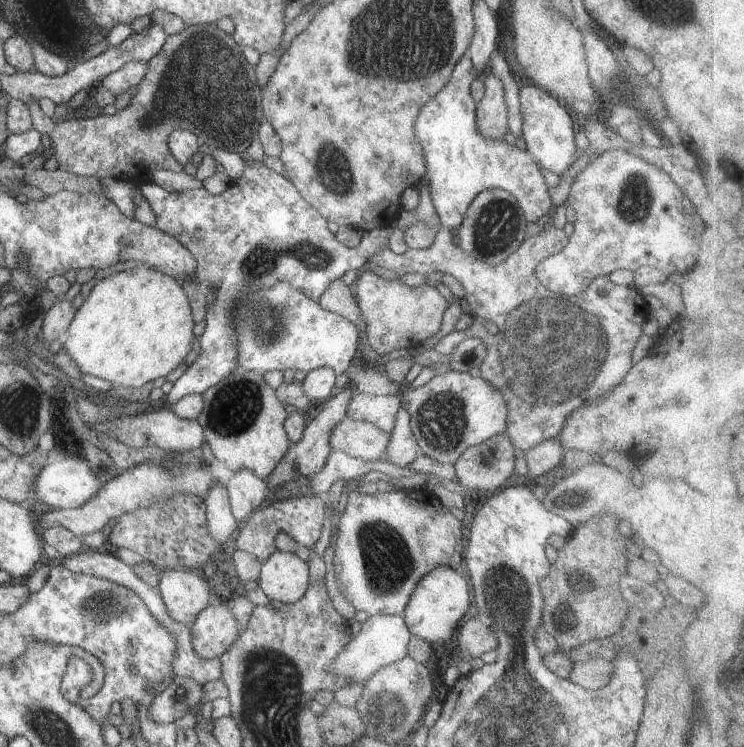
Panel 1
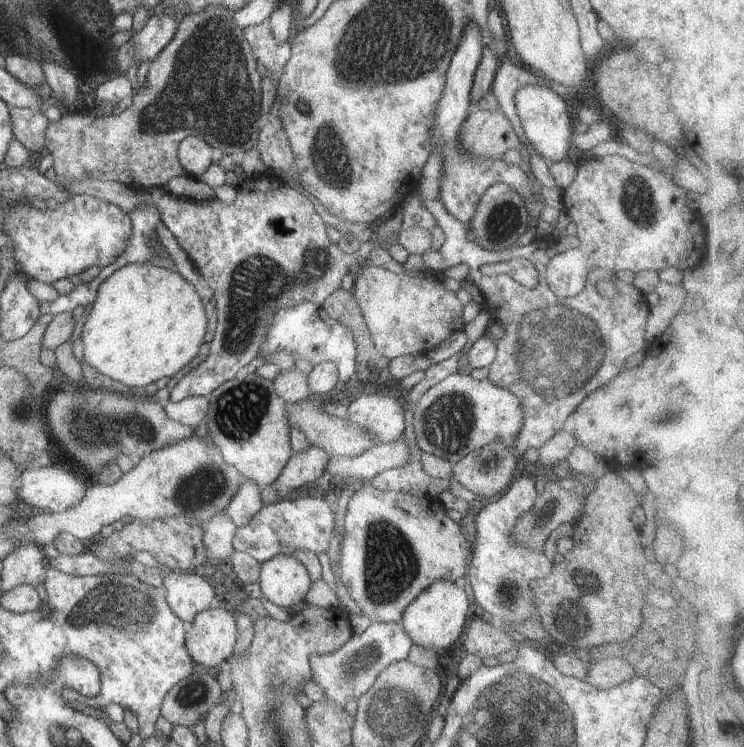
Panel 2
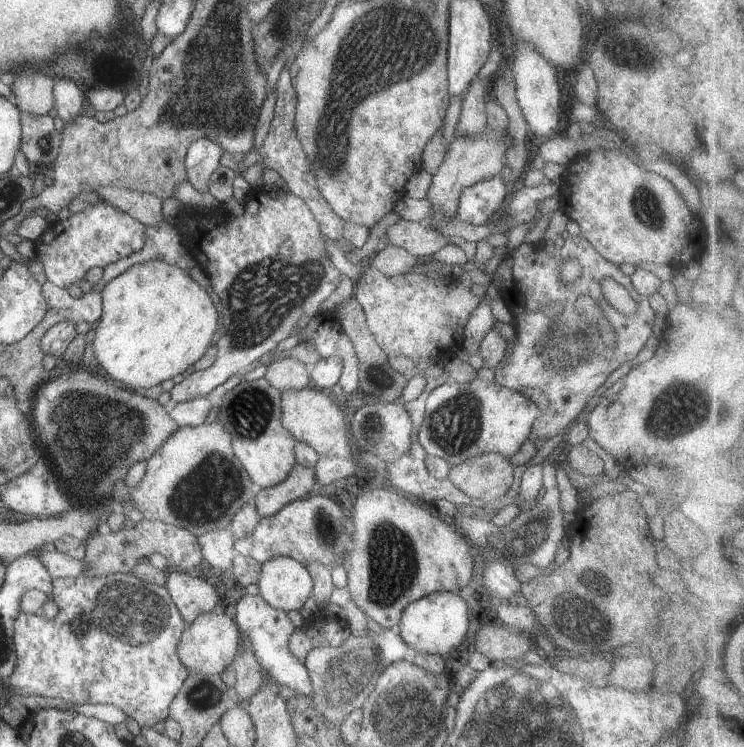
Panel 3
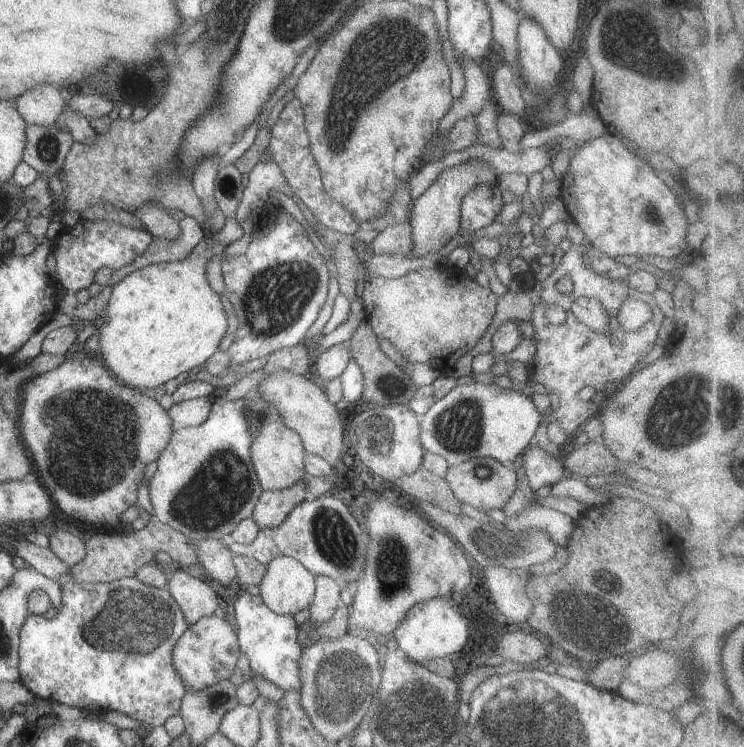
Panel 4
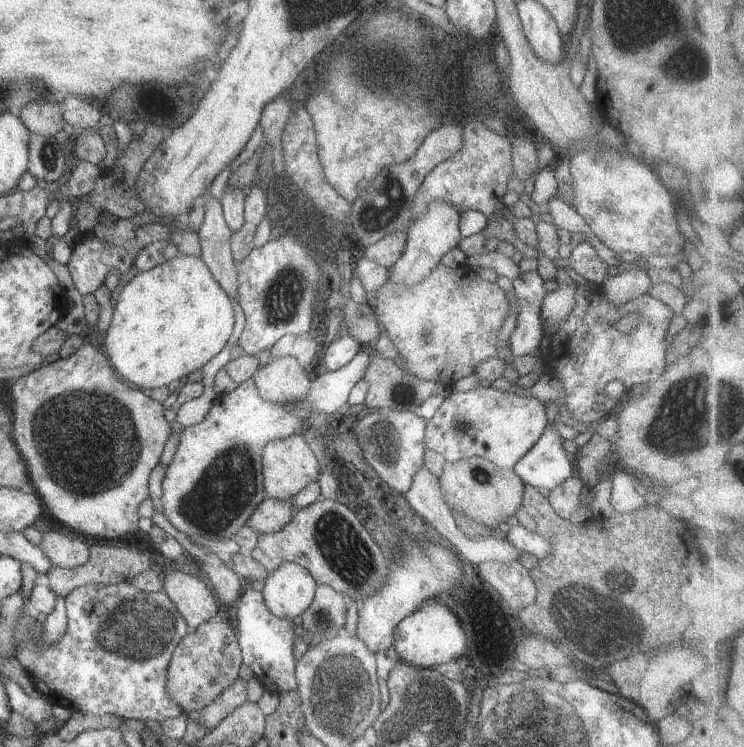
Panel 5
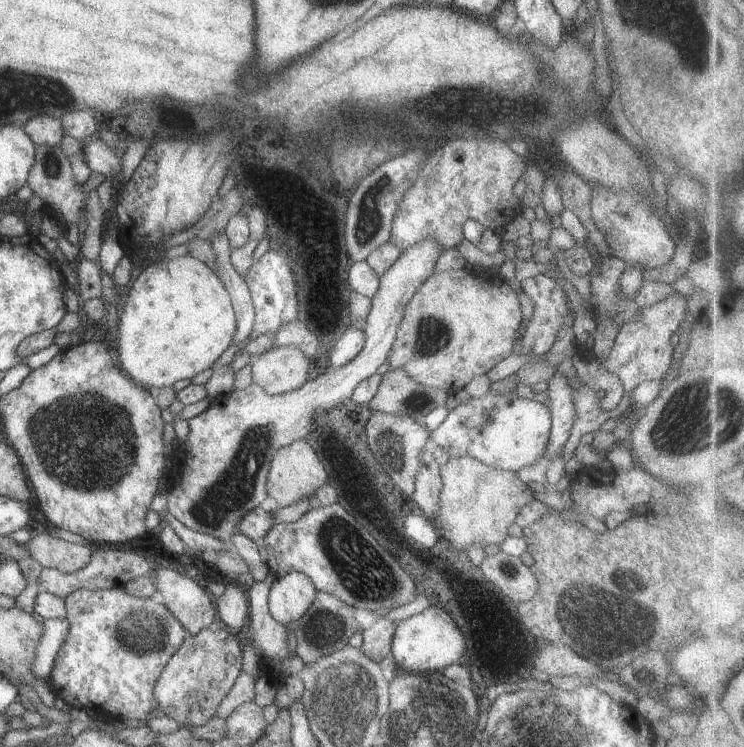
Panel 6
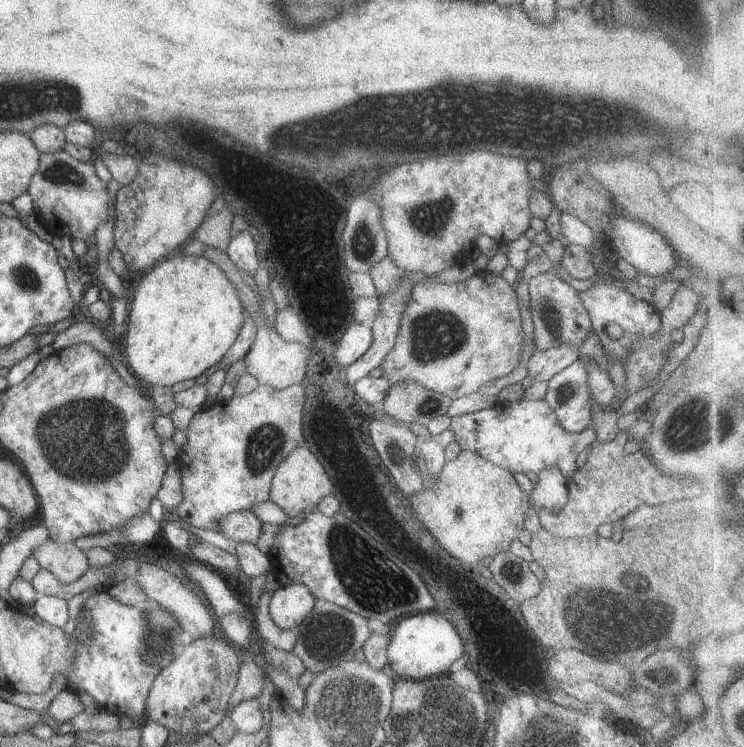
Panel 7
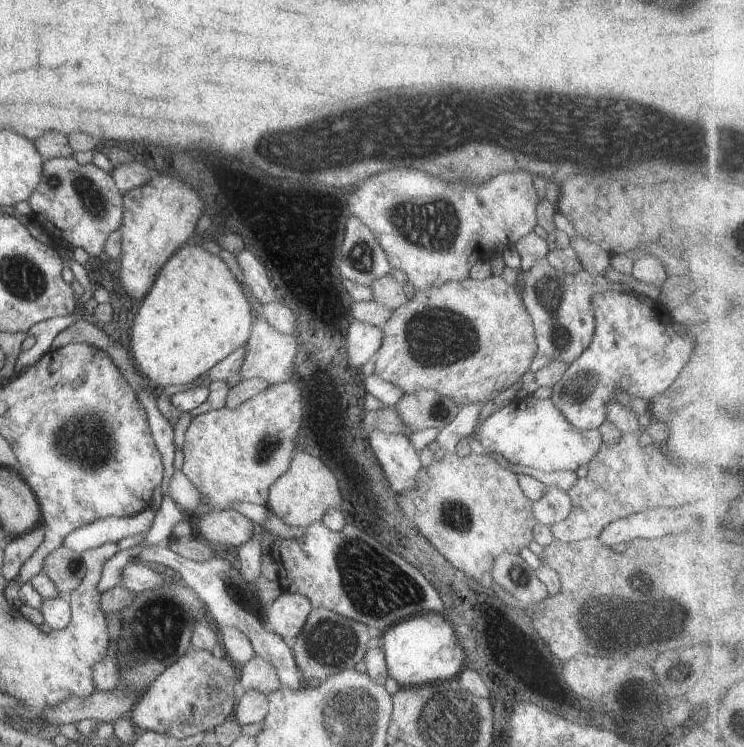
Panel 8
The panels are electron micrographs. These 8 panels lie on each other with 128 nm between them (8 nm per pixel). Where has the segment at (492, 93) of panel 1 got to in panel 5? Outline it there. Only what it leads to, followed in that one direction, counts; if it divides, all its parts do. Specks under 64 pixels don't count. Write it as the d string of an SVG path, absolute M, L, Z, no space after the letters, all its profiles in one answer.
M432 201L428 210L409 228L402 256L389 268L386 282L400 286L417 285L441 264L442 256L458 246L461 240L459 220L461 214L447 202Z

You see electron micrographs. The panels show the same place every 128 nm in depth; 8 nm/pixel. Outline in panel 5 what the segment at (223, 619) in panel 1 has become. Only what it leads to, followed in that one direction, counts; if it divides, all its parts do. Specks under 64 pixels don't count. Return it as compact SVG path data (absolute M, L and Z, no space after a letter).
M203 622L194 632L186 633L174 649L167 666L168 696L186 713L202 710L236 682L242 664L243 658L234 629L225 622Z

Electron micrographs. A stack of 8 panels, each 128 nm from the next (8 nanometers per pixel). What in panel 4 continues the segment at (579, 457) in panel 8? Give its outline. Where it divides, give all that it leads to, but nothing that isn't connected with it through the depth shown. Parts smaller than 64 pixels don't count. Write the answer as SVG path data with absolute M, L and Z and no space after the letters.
M476 381L474 384L470 385L456 385L450 392L446 393L446 396L439 395L434 405L426 412L425 415L420 417L419 427L421 431L419 441L421 442L424 450L426 450L426 454L440 455L442 458L446 459L446 462L449 465L459 465L470 459L490 457L491 459L497 460L498 462L505 464L507 467L512 468L514 460L516 460L520 454L523 454L529 446L533 445L532 438L536 436L537 430L541 426L540 420L542 420L542 416L538 413L531 397L524 395L520 391L515 391L513 388L505 389L496 383L484 384Z

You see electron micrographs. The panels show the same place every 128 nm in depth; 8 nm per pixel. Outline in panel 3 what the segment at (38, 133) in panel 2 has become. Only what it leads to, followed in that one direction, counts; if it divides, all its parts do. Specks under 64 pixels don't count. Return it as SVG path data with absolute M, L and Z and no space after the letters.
M21 113L21 151L37 170L49 172L61 147L61 134L54 127L52 116L37 117Z

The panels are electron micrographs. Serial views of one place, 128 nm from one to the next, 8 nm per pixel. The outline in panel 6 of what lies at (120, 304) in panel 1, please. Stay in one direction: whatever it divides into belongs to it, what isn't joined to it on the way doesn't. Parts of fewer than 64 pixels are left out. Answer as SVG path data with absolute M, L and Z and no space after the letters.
M190 255L164 257L153 262L134 280L126 306L119 314L114 346L119 366L126 376L138 384L149 387L172 387L174 382L194 378L214 362L233 344L237 329L235 312L228 289L212 266Z

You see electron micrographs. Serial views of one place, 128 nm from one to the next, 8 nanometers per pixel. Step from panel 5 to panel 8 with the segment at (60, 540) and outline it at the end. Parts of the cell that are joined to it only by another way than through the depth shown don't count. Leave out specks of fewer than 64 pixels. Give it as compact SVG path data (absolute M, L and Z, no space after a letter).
M64 546L58 547L56 550L50 552L42 563L44 568L42 568L41 572L46 574L46 576L53 582L53 585L62 597L68 597L68 594L80 586L87 571L87 566L81 555Z

